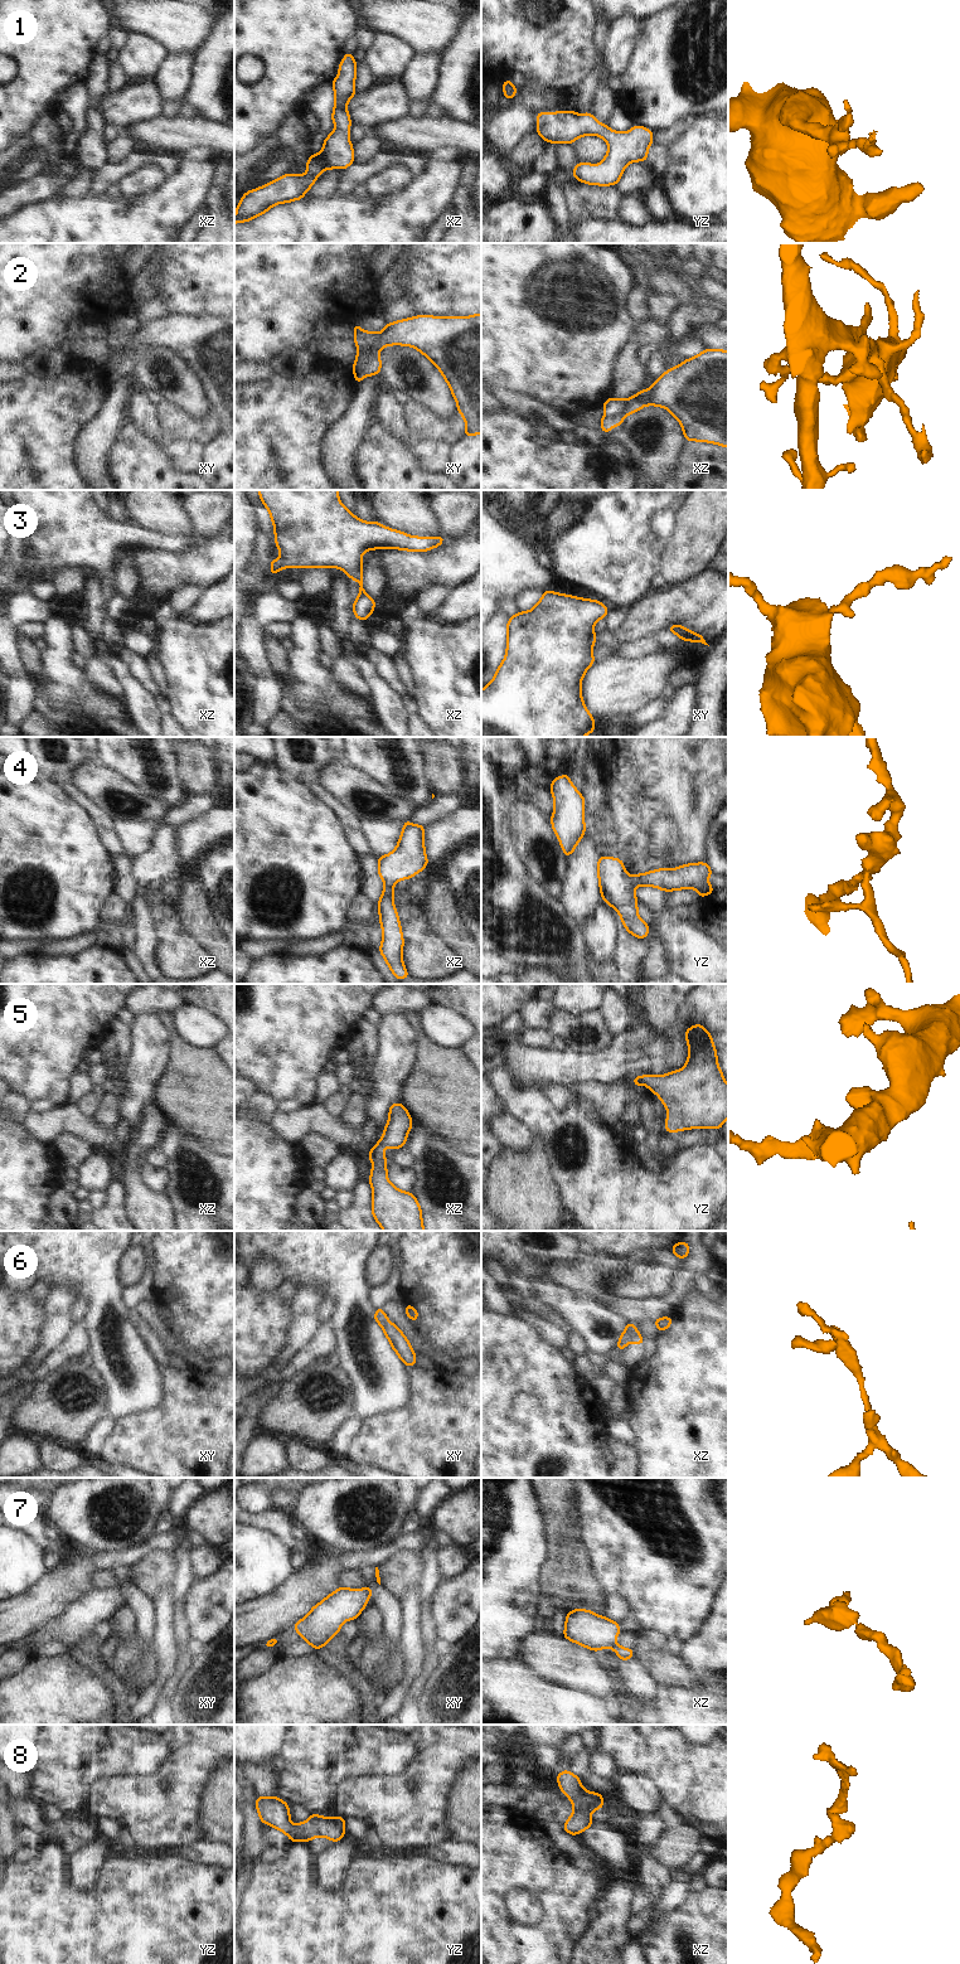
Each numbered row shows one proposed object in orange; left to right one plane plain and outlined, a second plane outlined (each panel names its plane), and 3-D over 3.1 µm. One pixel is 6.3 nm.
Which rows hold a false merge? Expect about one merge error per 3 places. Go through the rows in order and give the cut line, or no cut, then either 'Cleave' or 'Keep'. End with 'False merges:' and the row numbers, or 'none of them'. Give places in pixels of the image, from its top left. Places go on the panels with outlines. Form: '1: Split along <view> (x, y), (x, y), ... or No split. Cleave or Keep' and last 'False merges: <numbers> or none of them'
1: No split. Keep
2: Split along xz (629, 399), (614, 420), (605, 416). Cleave
3: No split. Keep
4: No split. Keep
5: No split. Keep
6: Split along xz (635, 1327), (630, 1341). Cleave
7: No split. Keep
8: No split. Keep
False merges: 2, 6

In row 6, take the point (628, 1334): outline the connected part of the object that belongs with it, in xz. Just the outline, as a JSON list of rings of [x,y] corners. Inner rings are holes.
[[[629,1322],[617,1342],[617,1350],[622,1350],[631,1342],[634,1337],[634,1330],[635,1325]]]

